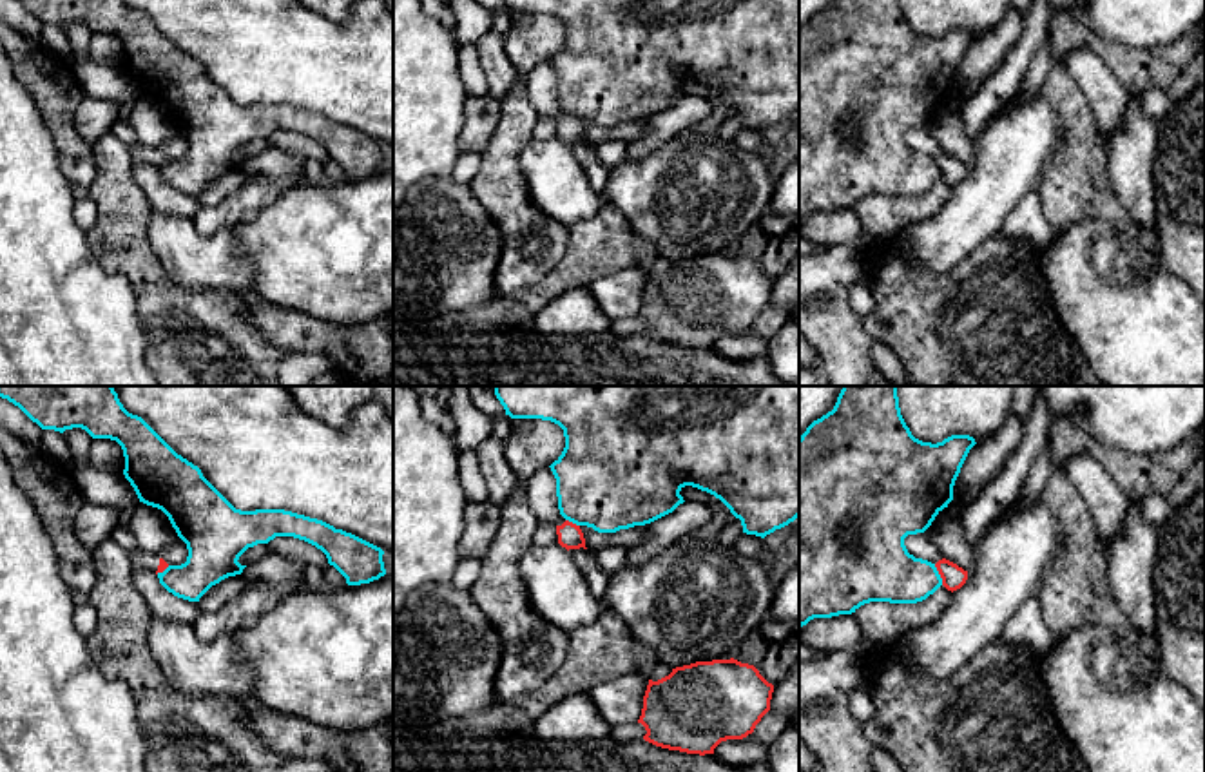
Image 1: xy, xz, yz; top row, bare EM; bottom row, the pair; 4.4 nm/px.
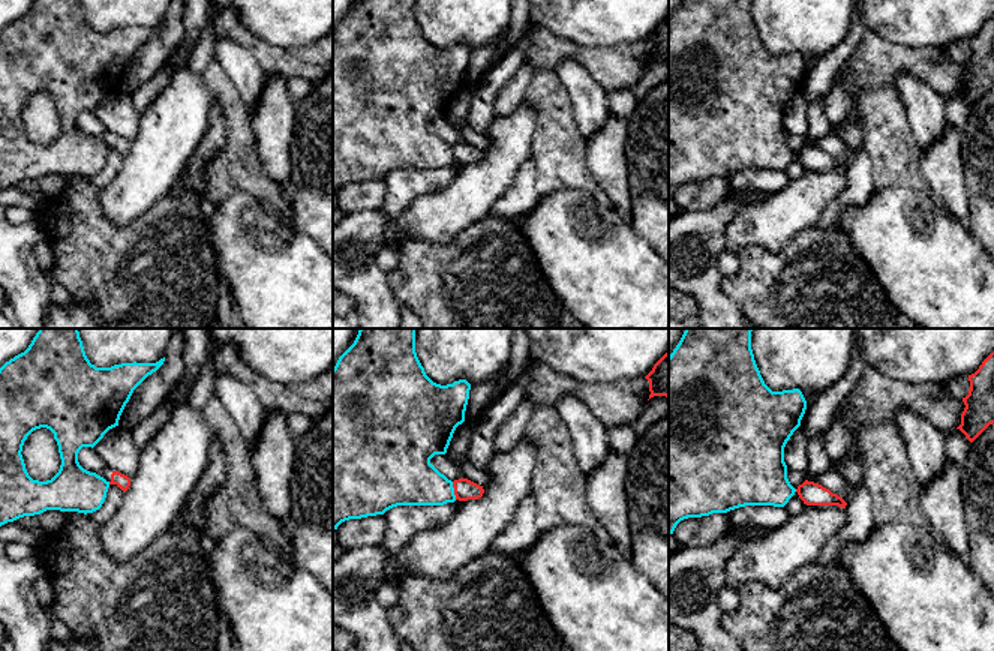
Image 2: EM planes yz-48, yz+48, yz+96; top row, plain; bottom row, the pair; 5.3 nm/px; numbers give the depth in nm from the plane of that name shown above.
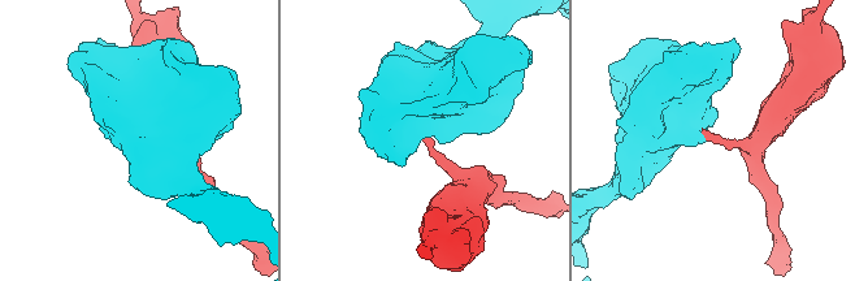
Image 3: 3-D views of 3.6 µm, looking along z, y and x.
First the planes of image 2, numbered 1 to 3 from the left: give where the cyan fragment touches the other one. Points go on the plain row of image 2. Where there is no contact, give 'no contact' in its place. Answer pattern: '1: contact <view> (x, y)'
1: no contact
2: contact yz+48 (455, 155)
3: no contact

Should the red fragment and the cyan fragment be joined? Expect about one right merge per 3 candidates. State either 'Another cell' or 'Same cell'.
Another cell

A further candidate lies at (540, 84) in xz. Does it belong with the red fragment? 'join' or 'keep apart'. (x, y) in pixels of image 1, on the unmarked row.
join

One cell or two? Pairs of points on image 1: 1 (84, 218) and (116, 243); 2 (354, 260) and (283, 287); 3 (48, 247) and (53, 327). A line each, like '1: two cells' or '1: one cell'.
1: two cells
2: one cell
3: one cell

